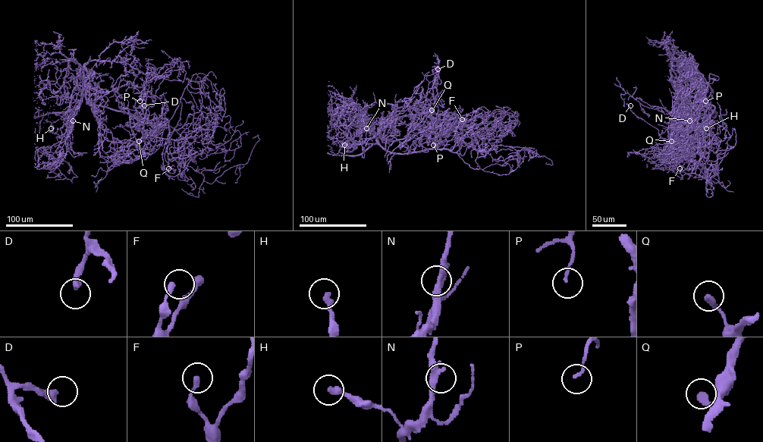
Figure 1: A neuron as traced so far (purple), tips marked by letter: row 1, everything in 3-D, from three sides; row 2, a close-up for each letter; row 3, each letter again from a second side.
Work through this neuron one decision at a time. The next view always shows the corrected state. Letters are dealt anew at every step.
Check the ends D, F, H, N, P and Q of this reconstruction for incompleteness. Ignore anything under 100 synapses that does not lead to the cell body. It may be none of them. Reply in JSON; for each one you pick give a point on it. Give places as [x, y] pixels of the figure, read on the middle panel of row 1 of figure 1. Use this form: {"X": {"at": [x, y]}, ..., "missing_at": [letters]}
{"missing_at": []}

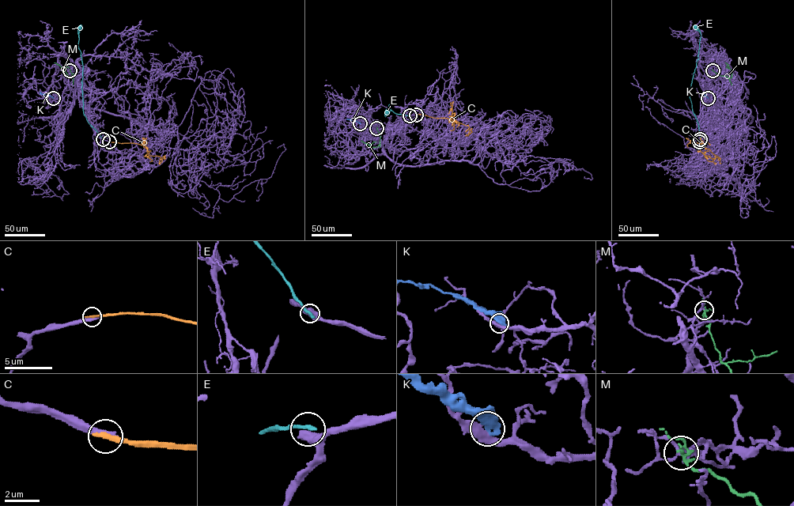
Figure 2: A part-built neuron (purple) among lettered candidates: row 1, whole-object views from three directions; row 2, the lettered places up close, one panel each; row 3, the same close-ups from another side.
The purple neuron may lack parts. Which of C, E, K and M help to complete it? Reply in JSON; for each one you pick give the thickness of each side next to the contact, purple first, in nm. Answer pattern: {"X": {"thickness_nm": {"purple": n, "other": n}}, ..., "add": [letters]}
{"add": []}

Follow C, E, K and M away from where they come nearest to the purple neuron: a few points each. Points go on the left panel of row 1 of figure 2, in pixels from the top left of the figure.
C: (109, 141), (144, 145), (149, 155), (160, 156), (162, 160), (162, 157), (158, 163)
E: (103, 139), (89, 123), (83, 111), (83, 66), (78, 46), (81, 25)
K: (53, 98), (39, 92)
M: (69, 70), (73, 77), (54, 62)

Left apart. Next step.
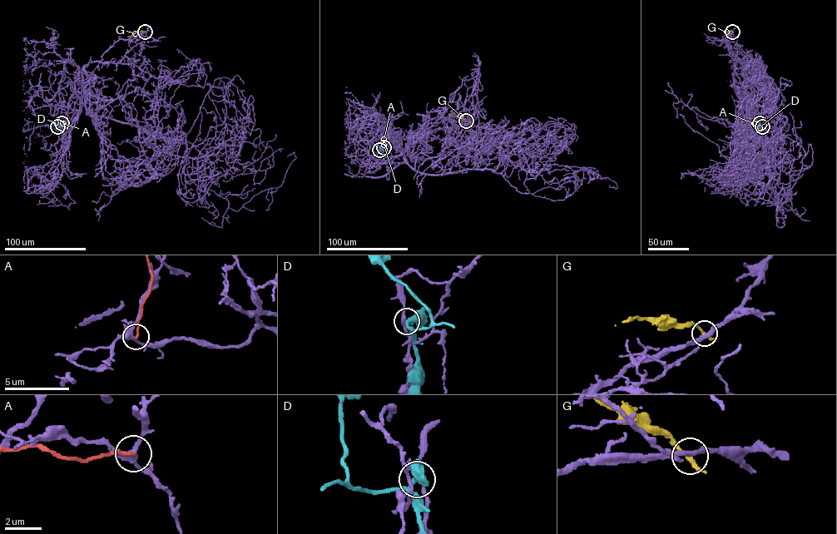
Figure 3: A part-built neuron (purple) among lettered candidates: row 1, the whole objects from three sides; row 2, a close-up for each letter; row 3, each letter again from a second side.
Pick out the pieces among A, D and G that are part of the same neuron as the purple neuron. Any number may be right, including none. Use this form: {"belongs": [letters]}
{"belongs": []}

